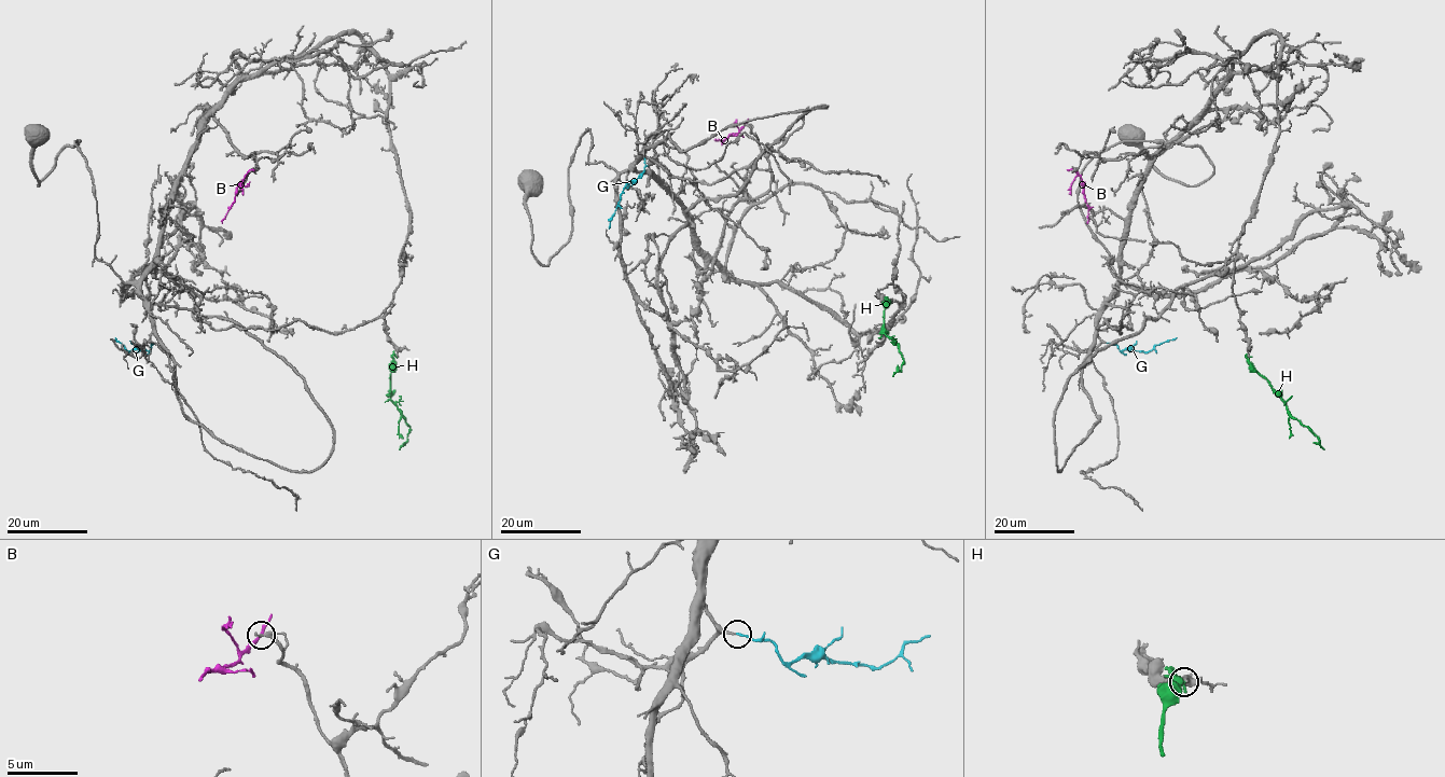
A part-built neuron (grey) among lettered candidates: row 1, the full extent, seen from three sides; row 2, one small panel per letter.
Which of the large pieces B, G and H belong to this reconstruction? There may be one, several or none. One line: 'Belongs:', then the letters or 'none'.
Belongs: G

